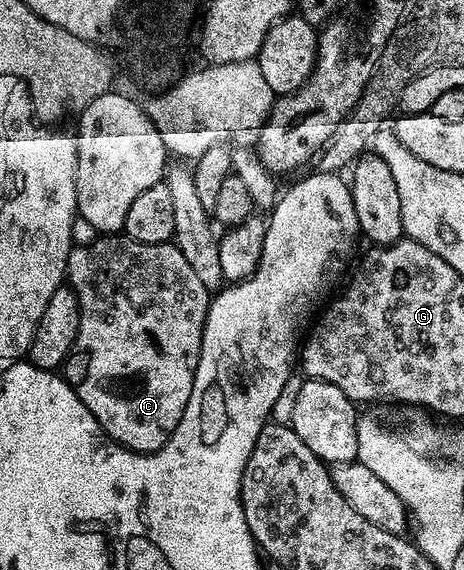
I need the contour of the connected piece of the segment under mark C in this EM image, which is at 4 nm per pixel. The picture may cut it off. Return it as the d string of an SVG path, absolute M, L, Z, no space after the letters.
M101 234L89 245L78 243L69 252L69 261L65 267L68 287L75 290L79 298L79 334L75 334L75 342L69 351L69 357L63 365L63 378L75 390L79 402L91 410L91 414L99 422L106 436L133 452L154 452L164 446L171 438L175 426L179 426L179 418L183 418L183 410L187 410L187 402L191 398L191 386L195 382L195 370L199 362L199 354L203 346L203 330L205 319L209 313L210 289L199 282L195 270L191 270L187 258L177 249L176 244L144 244L130 240L124 234Z

